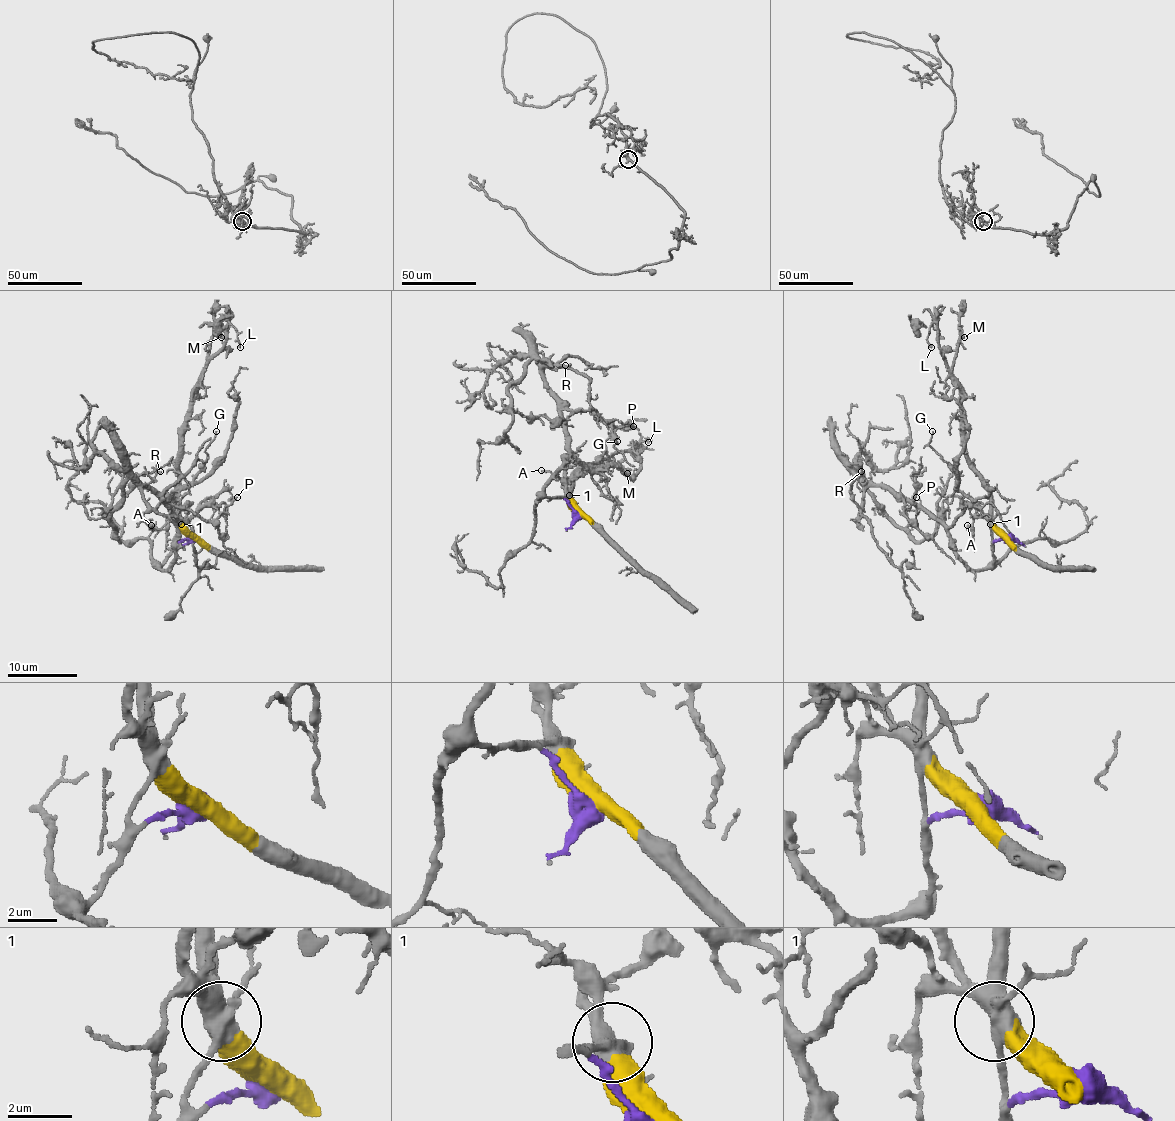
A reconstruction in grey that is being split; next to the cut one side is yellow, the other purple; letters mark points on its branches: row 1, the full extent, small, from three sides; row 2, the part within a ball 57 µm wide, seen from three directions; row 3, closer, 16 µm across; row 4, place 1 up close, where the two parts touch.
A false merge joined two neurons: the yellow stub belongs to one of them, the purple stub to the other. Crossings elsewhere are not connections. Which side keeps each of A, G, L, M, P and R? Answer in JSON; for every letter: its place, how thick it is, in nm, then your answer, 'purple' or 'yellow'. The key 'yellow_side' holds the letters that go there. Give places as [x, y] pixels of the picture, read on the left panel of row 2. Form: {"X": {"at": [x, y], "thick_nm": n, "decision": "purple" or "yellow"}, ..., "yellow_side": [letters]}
{"A": {"at": [151, 525], "thick_nm": 130, "decision": "yellow"}, "G": {"at": [216, 431], "thick_nm": 90, "decision": "yellow"}, "L": {"at": [240, 347], "thick_nm": 130, "decision": "yellow"}, "M": {"at": [221, 337], "thick_nm": 120, "decision": "yellow"}, "P": {"at": [237, 497], "thick_nm": 90, "decision": "purple"}, "R": {"at": [160, 471], "thick_nm": 100, "decision": "purple"}, "yellow_side": ["A", "G", "L", "M"]}

